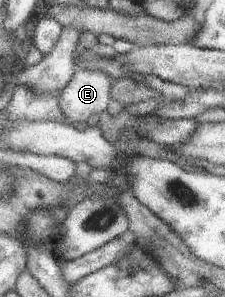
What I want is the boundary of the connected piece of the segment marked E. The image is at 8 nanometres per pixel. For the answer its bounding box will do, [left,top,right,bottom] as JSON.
[58,69,113,123]

